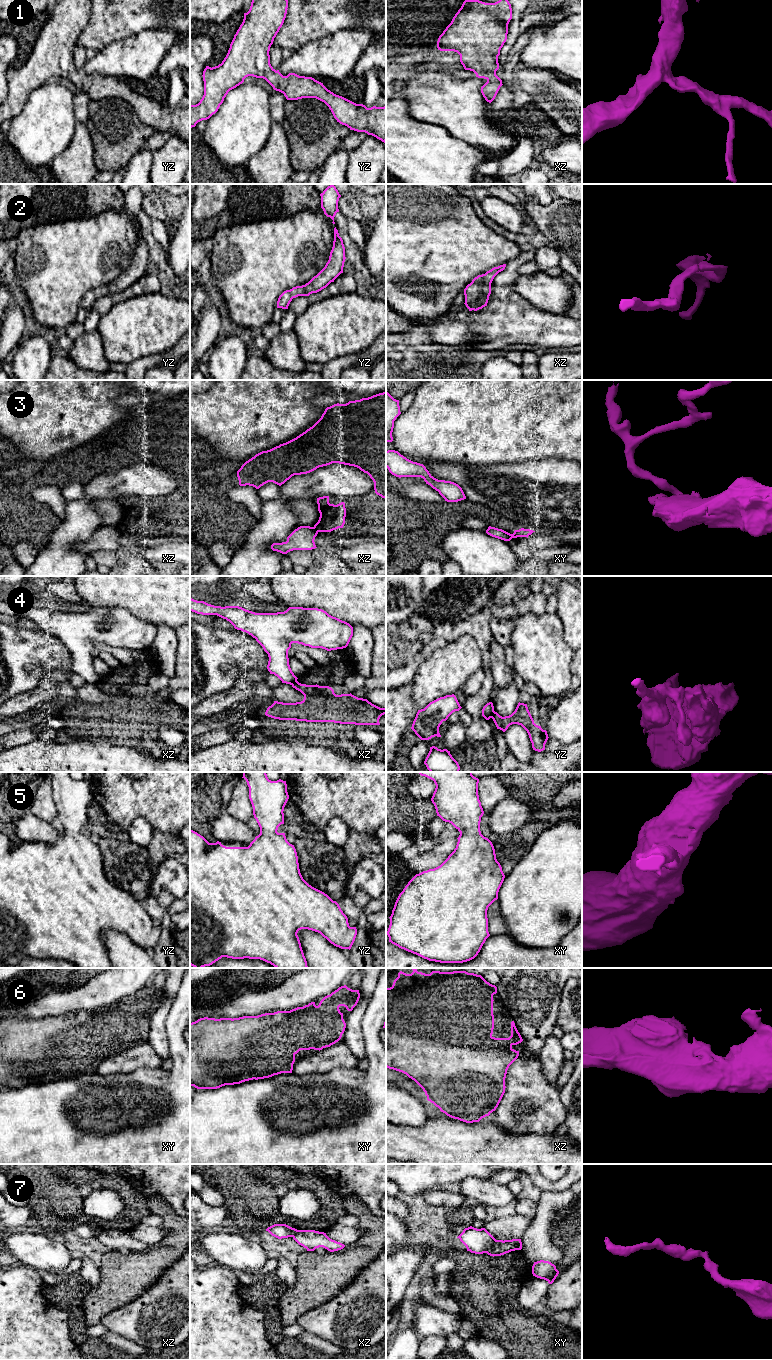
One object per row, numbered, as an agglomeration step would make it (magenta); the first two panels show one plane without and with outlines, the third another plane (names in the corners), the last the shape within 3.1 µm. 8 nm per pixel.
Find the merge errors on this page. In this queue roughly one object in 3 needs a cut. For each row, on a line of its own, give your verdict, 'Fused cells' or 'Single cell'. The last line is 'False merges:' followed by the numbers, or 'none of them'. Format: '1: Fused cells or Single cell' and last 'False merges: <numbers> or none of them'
1: Single cell
2: Single cell
3: Fused cells
4: Fused cells
5: Single cell
6: Single cell
7: Fused cells
False merges: 3, 4, 7

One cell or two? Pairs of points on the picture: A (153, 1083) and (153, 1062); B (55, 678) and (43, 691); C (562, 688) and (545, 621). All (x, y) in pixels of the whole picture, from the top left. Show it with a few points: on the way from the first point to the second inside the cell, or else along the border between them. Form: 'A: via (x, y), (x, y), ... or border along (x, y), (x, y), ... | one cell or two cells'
A: border along (160, 1066), (139, 1067), (130, 1072) | two cells
B: via (53, 681), (46, 688) | one cell
C: via (550, 671), (545, 662), (545, 638) | one cell

